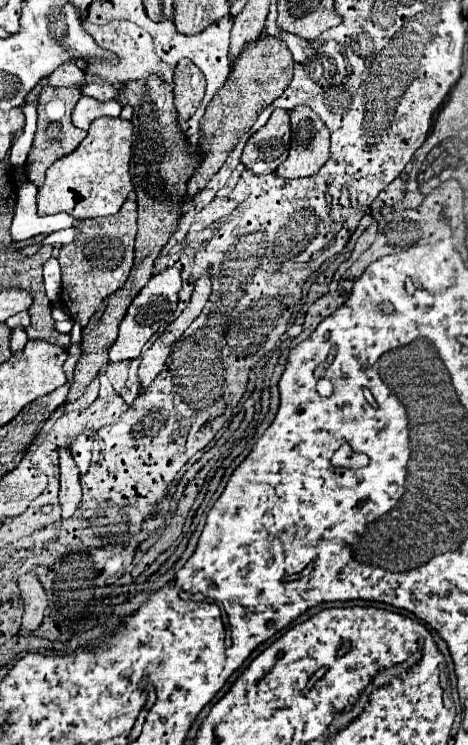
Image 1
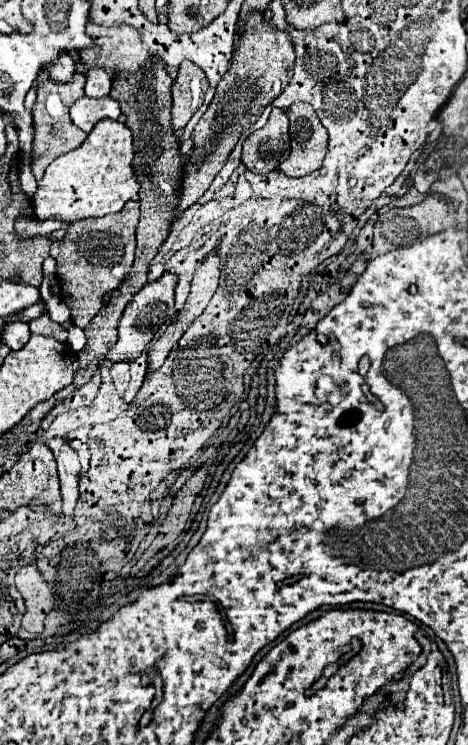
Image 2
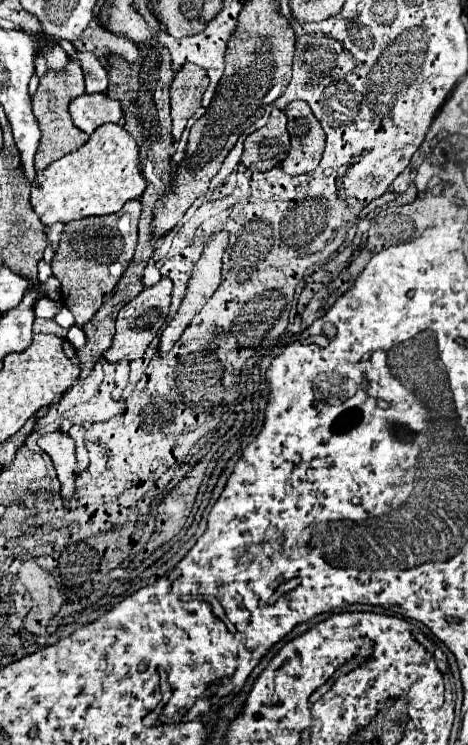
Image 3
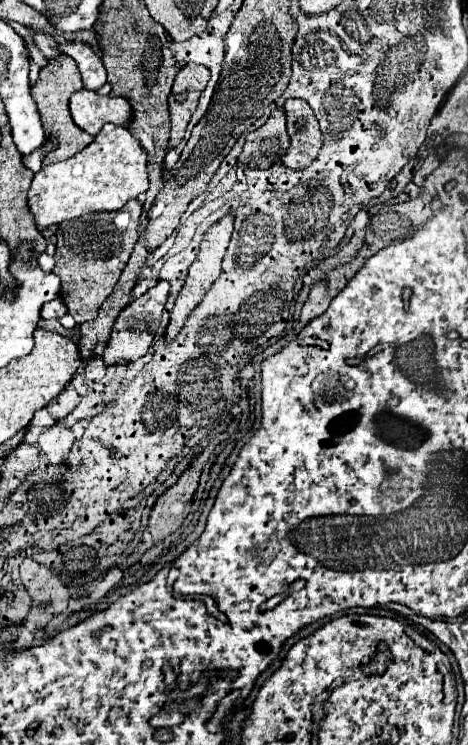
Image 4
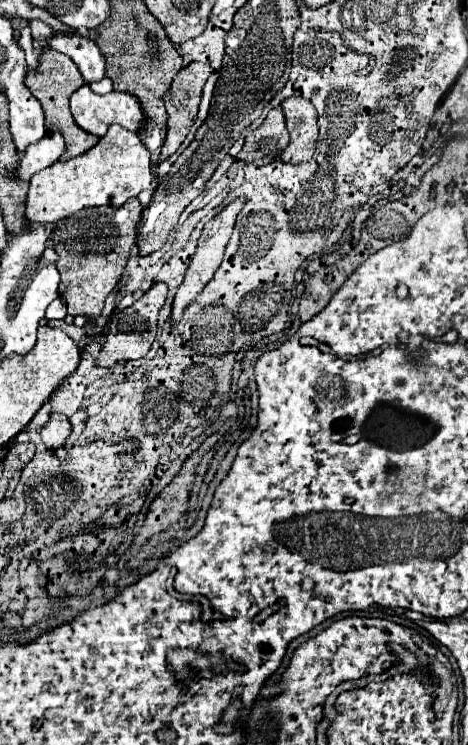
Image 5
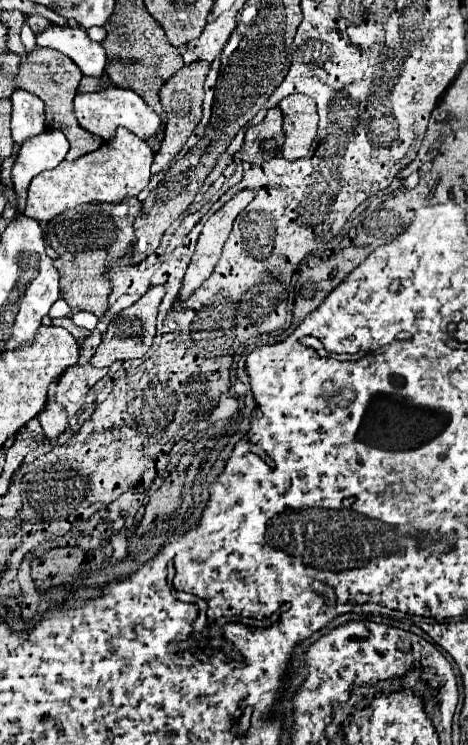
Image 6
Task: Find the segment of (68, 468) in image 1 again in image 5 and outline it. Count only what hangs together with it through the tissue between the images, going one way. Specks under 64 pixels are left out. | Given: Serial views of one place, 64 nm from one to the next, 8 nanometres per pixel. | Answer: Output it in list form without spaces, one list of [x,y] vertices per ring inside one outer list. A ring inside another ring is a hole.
[[[50,414],[50,422],[42,428],[40,438],[42,438],[44,446],[54,454],[56,448],[66,446],[70,434],[72,434],[72,426],[70,426],[68,418],[64,414]]]

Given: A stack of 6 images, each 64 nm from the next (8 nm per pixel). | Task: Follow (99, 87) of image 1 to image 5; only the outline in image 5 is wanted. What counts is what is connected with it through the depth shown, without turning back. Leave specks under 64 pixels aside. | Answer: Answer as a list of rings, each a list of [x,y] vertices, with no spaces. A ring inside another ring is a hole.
[[[62,34],[62,36],[54,36],[50,40],[46,40],[40,46],[50,46],[58,52],[64,52],[68,56],[72,56],[72,60],[78,64],[82,78],[86,84],[98,82],[106,76],[106,68],[104,68],[104,56],[100,54],[98,46],[94,40],[78,36],[78,34]]]

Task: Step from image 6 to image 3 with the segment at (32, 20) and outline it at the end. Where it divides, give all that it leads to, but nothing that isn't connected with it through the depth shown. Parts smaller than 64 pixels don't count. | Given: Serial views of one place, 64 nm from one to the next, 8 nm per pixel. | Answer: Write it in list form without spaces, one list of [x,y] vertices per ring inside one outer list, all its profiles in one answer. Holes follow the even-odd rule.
[[[54,46],[52,48],[52,52],[46,52],[46,66],[48,66],[48,70],[58,70],[58,72],[62,72],[66,66],[64,64],[68,64],[68,54],[60,48],[60,46]]]

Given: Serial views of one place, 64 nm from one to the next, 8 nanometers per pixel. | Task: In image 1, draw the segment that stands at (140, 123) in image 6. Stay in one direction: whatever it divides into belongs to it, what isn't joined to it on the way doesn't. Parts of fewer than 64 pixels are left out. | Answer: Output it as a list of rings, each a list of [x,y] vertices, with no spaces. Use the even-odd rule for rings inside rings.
[[[82,96],[72,112],[72,122],[76,128],[82,128],[82,130],[88,130],[90,122],[100,118],[100,116],[118,116],[122,110],[122,106],[116,102],[116,100],[110,100],[110,102],[98,102],[94,98],[88,98],[88,96]]]

